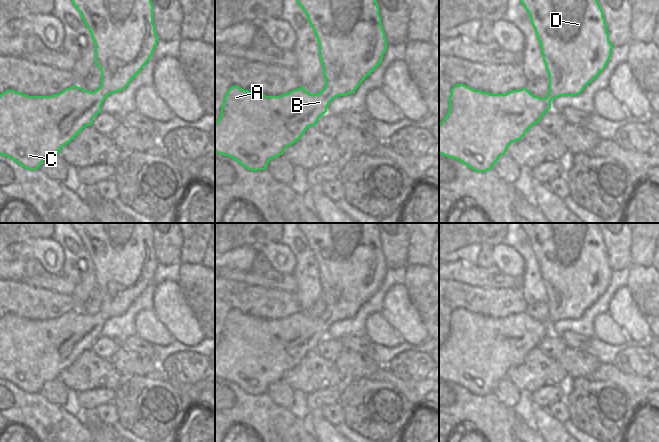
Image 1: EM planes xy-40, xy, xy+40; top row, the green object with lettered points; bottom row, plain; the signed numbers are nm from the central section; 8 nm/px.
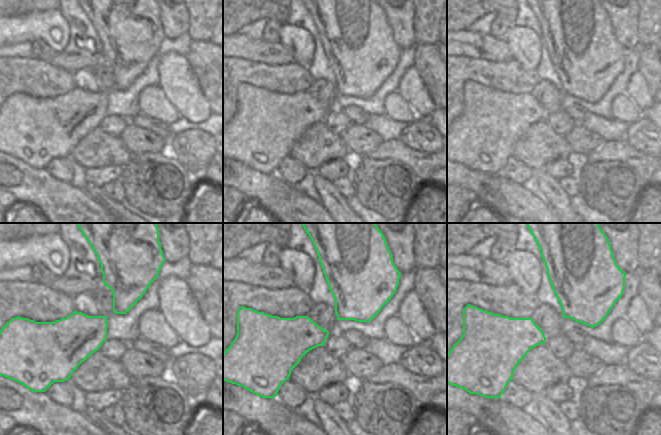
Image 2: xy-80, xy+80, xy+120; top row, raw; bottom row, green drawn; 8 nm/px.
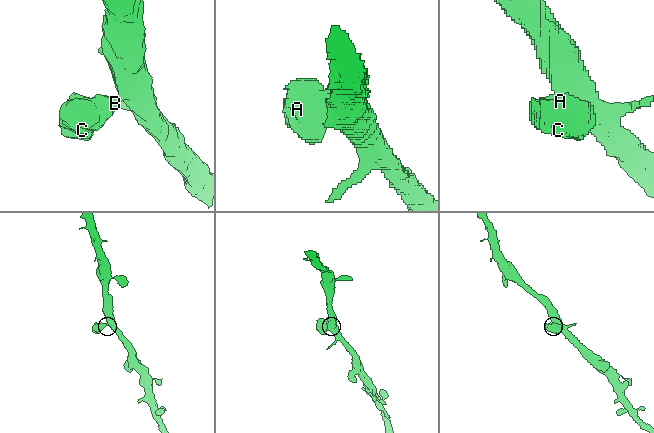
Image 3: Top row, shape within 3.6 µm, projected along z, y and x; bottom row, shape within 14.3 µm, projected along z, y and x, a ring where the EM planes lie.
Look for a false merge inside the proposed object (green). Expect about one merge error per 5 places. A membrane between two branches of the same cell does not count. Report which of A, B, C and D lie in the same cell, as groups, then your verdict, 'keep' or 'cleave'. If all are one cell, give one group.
groups A B C D; keep

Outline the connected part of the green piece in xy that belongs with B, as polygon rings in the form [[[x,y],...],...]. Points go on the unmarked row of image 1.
[[[297,223],[297,227],[307,239],[317,261],[325,311],[318,318],[310,318],[302,310],[280,320],[266,320],[232,310],[223,323],[221,339],[215,347],[215,376],[236,384],[254,396],[265,394],[270,384],[282,379],[310,350],[315,350],[334,322],[355,316],[379,290],[387,273],[376,223]]]

